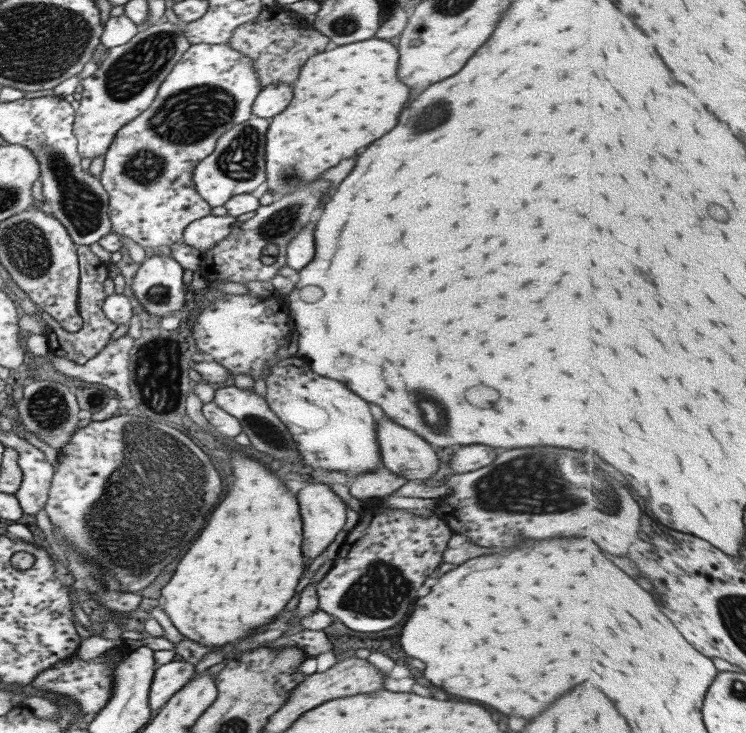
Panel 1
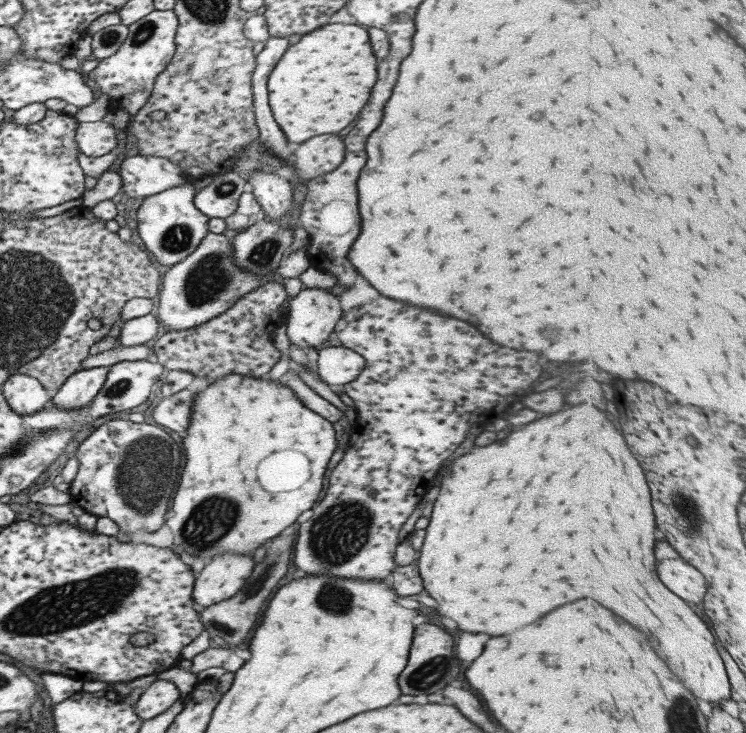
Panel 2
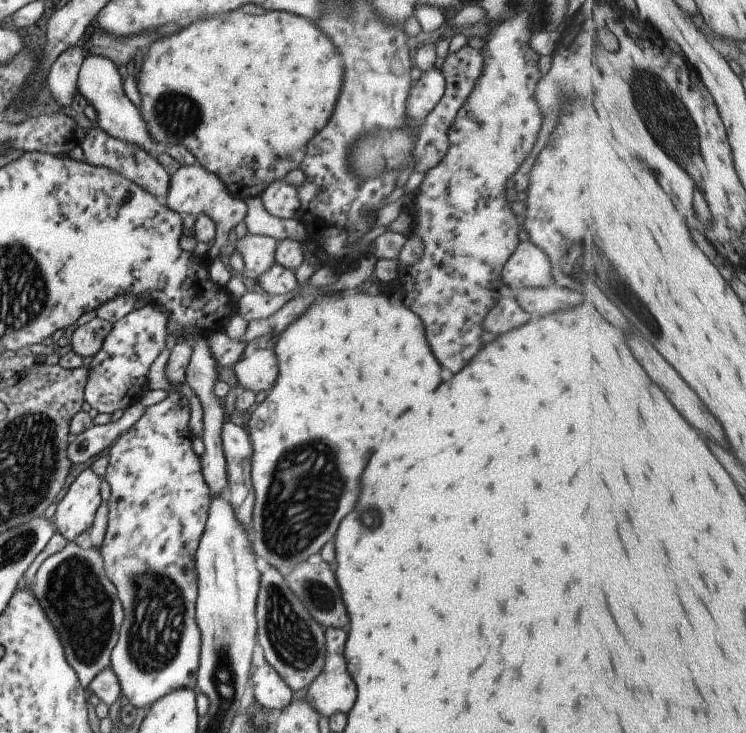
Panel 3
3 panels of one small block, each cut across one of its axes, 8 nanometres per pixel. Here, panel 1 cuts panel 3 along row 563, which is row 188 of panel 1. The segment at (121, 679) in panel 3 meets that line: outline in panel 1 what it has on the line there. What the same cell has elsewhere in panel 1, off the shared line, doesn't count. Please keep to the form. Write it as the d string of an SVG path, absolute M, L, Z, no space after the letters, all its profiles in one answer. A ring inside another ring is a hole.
M190 45L165 75L151 104L116 131L104 155L99 179L108 196L107 214L111 232L126 236L141 247L157 250L164 250L174 242L179 243L184 228L190 222L210 213L210 206L193 186L192 170L205 156L213 153L213 146L221 134L249 119L252 102L261 88L251 58L225 45Z

